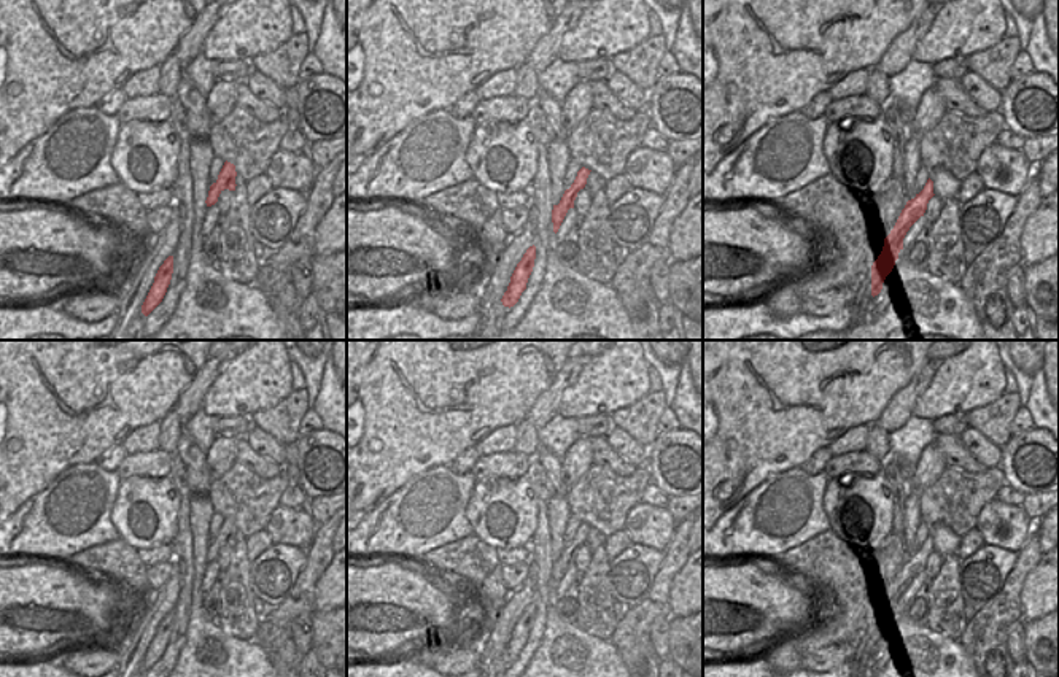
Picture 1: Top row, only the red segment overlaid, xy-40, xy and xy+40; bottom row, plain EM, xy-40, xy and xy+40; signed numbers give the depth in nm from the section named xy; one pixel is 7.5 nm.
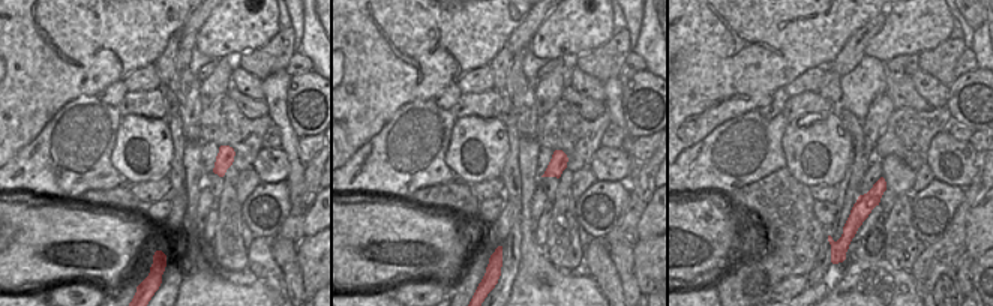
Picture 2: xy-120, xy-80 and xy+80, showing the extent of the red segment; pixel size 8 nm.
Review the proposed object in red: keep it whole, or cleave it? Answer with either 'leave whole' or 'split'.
leave whole

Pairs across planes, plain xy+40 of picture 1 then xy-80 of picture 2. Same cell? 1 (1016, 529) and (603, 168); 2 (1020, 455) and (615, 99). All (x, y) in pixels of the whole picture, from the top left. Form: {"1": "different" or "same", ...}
{"1": "same", "2": "different"}

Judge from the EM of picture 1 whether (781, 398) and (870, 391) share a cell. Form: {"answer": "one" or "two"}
{"answer": "one"}

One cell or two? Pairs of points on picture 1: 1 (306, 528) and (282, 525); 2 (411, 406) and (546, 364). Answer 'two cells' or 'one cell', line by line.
1: one cell
2: one cell

